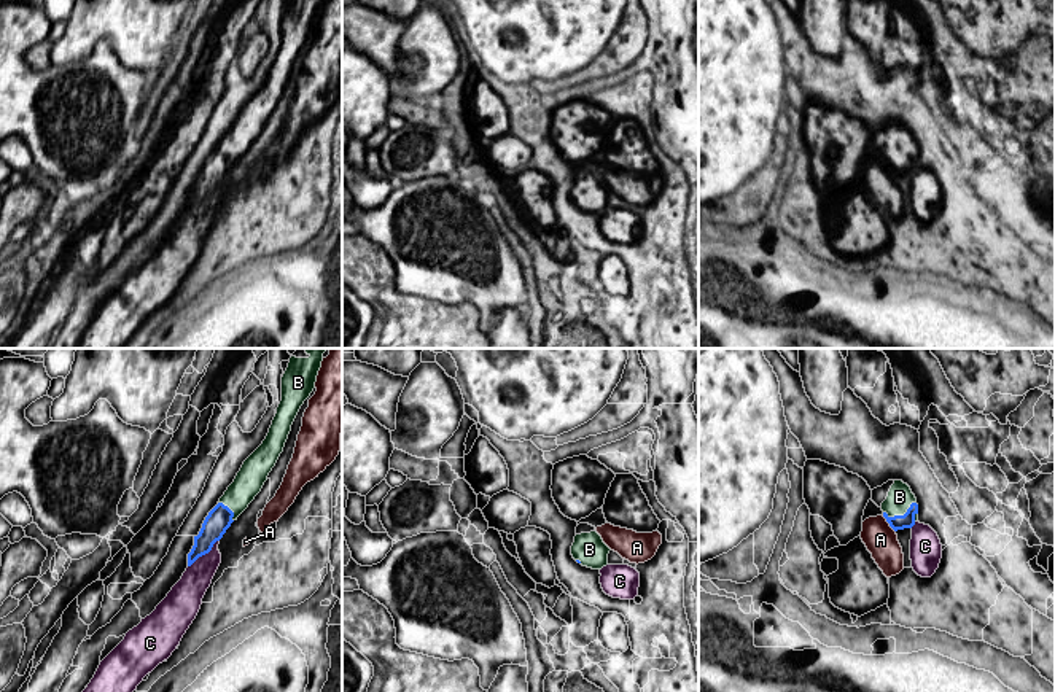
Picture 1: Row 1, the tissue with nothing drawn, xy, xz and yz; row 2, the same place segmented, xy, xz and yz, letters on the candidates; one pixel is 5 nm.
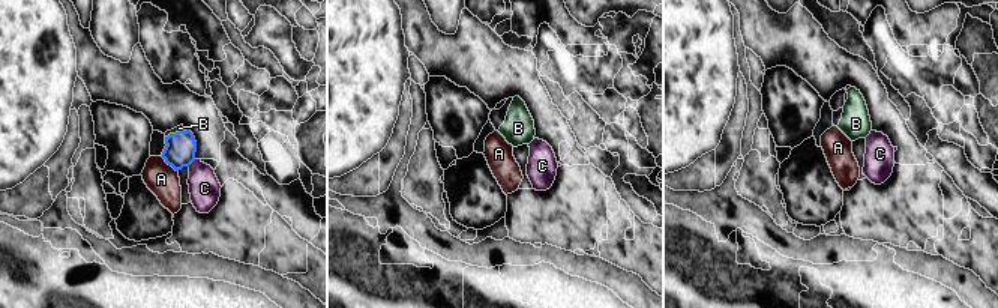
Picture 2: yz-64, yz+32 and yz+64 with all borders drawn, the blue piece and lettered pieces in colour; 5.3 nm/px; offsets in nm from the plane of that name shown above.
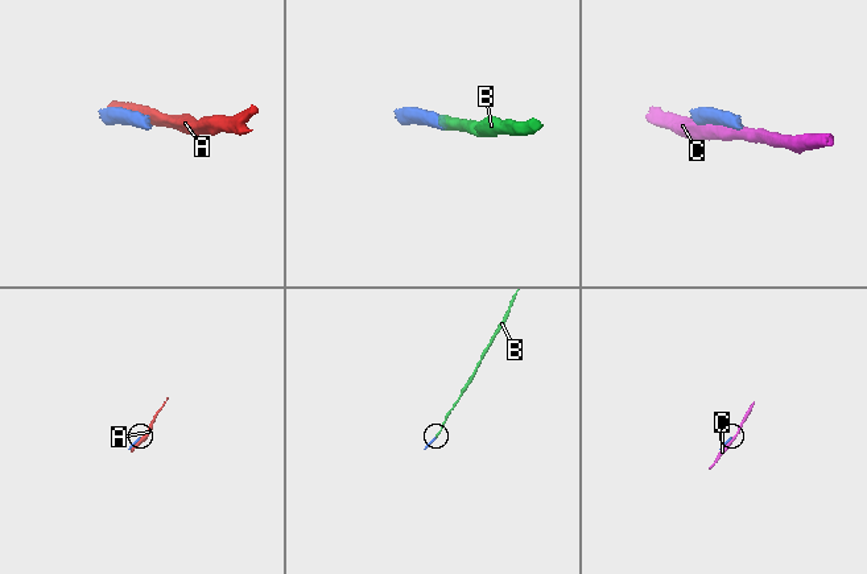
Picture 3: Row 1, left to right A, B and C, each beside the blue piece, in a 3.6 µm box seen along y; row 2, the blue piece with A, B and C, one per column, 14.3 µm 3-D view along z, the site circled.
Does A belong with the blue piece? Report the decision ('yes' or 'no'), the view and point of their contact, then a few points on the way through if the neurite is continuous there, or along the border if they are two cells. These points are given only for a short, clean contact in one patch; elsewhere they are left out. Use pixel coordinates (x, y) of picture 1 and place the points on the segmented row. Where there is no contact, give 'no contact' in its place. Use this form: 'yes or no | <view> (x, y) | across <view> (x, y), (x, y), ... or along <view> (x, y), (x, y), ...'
no | yz (888, 522)

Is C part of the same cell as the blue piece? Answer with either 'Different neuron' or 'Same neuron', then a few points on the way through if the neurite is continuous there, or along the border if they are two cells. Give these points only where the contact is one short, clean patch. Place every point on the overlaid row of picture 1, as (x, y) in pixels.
Different neuron

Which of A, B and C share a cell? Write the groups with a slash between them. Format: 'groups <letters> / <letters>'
groups A / B / C

